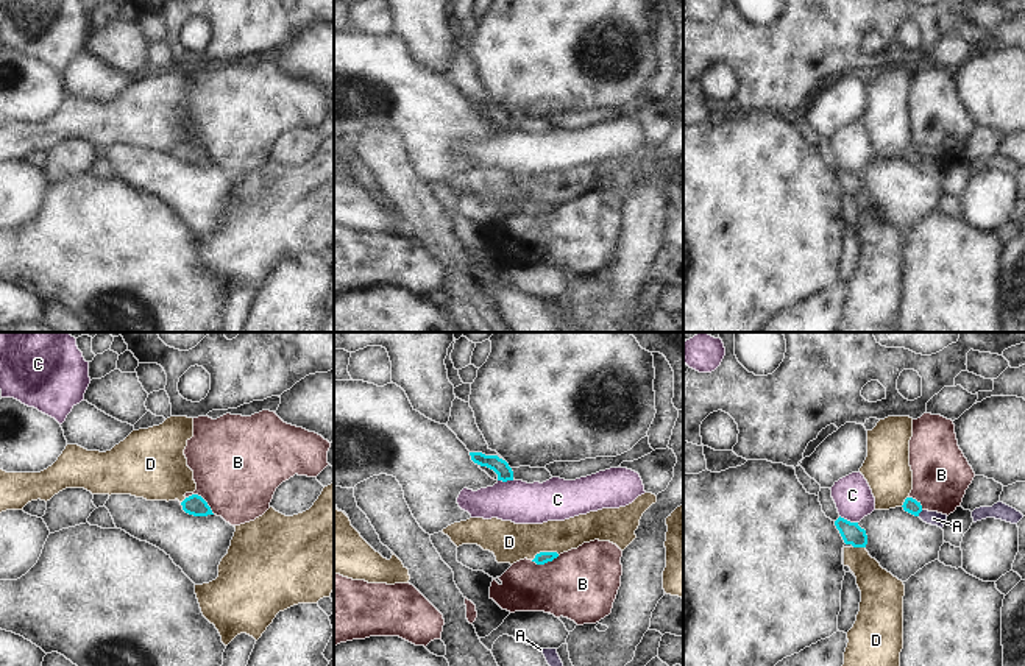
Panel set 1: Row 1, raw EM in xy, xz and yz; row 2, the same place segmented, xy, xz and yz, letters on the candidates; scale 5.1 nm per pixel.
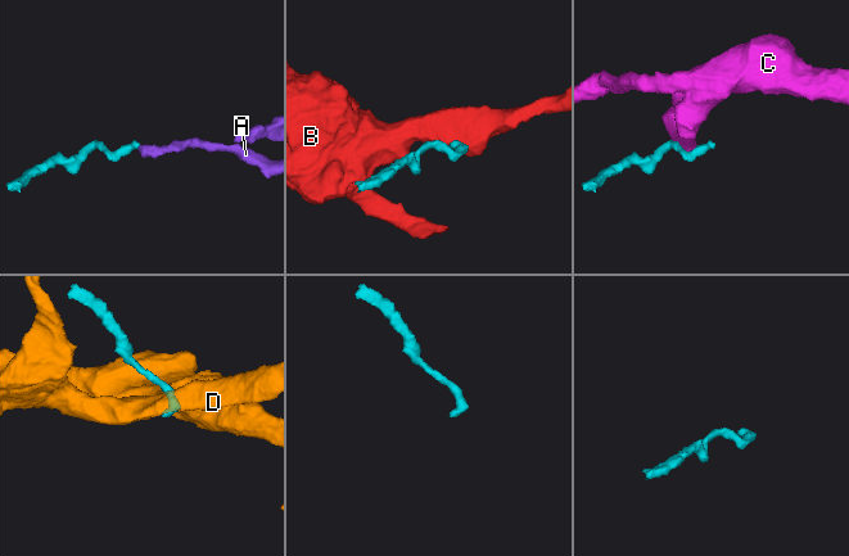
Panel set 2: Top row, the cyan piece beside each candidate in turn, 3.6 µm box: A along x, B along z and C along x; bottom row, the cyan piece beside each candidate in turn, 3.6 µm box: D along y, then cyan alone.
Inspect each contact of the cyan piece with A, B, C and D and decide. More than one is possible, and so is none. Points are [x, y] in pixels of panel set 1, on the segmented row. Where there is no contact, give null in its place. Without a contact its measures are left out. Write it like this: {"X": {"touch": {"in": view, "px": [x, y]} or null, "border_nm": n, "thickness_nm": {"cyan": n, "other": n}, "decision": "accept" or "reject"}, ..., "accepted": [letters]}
{"A": {"touch": {"in": "yz", "px": [919, 512]}, "border_nm": 40, "thickness_nm": {"cyan": 80, "other": 70}, "decision": "accept"}, "B": {"touch": {"in": "xy", "px": [202, 498]}, "border_nm": 180, "thickness_nm": {"cyan": 100, "other": 460}, "decision": "reject"}, "C": {"touch": {"in": "yz", "px": [849, 521]}, "border_nm": 100, "thickness_nm": {"cyan": 110, "other": 200}, "decision": "reject"}, "D": {"touch": {"in": "xz", "px": [545, 552]}, "border_nm": 150, "thickness_nm": {"cyan": 60, "other": 200}, "decision": "reject"}, "accepted": ["A"]}

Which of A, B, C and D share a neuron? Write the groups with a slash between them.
A / B / C / D

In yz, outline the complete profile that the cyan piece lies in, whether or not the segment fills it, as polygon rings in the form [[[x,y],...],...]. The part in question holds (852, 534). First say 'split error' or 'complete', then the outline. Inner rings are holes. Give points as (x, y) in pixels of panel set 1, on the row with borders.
complete | [[[839,516],[835,521],[835,526],[846,544],[852,544],[853,547],[866,547],[867,535],[866,530],[858,526],[858,523],[850,523]]]

